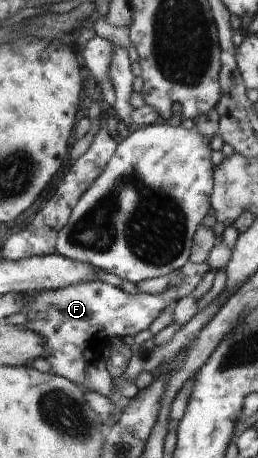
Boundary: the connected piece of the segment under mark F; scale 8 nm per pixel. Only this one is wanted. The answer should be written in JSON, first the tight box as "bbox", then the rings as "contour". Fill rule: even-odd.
{"bbox":[24,261,212,393],"contour":[[[188,261],[181,269],[178,277],[170,279],[168,289],[162,295],[143,292],[131,295],[102,281],[84,281],[64,289],[36,291],[30,294],[32,299],[24,311],[28,317],[24,327],[37,331],[46,339],[48,353],[44,358],[51,364],[54,374],[84,385],[86,393],[94,393],[85,385],[85,377],[86,383],[90,383],[90,367],[94,367],[99,360],[106,360],[114,339],[135,336],[148,329],[168,305],[195,291],[204,274],[212,268],[207,262],[196,265]]]}

